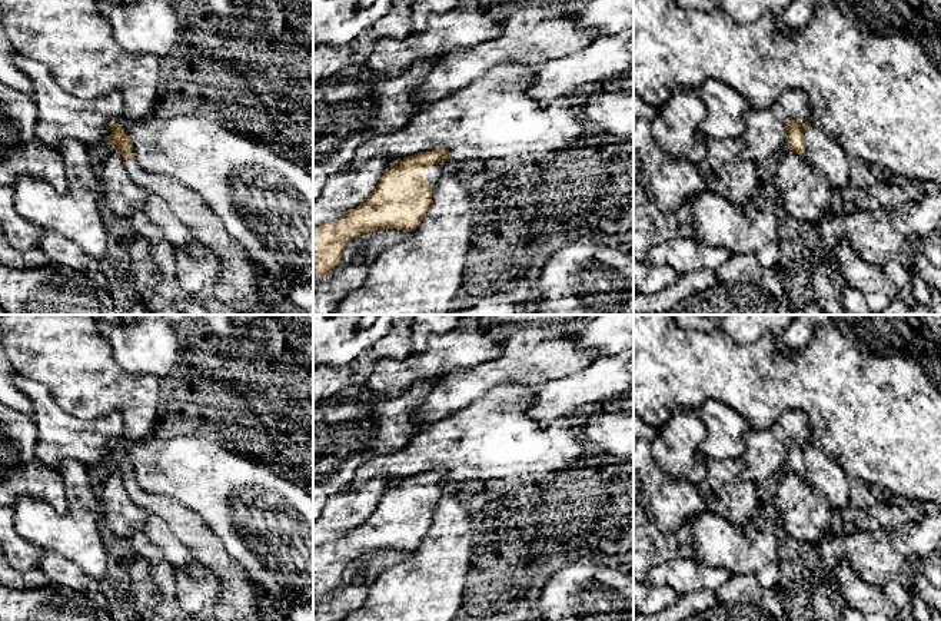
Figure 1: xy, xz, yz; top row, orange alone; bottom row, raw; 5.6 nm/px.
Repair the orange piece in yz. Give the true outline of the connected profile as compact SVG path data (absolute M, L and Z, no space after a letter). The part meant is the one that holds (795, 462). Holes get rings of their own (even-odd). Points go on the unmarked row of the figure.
M809 441L788 442L787 466L802 476L834 511L848 505L851 476L829 455L814 449Z

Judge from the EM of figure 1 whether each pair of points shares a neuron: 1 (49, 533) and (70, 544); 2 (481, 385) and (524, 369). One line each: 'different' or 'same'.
1: same
2: same

